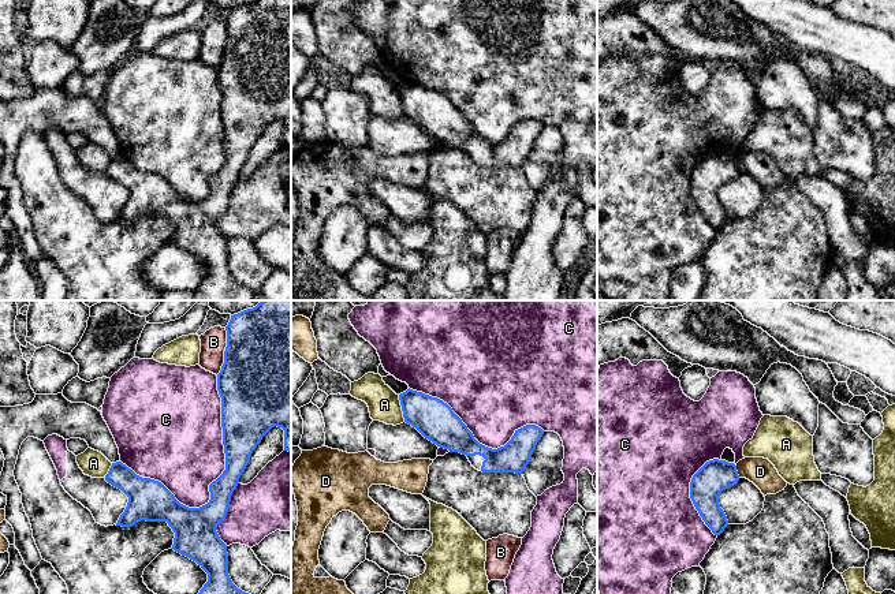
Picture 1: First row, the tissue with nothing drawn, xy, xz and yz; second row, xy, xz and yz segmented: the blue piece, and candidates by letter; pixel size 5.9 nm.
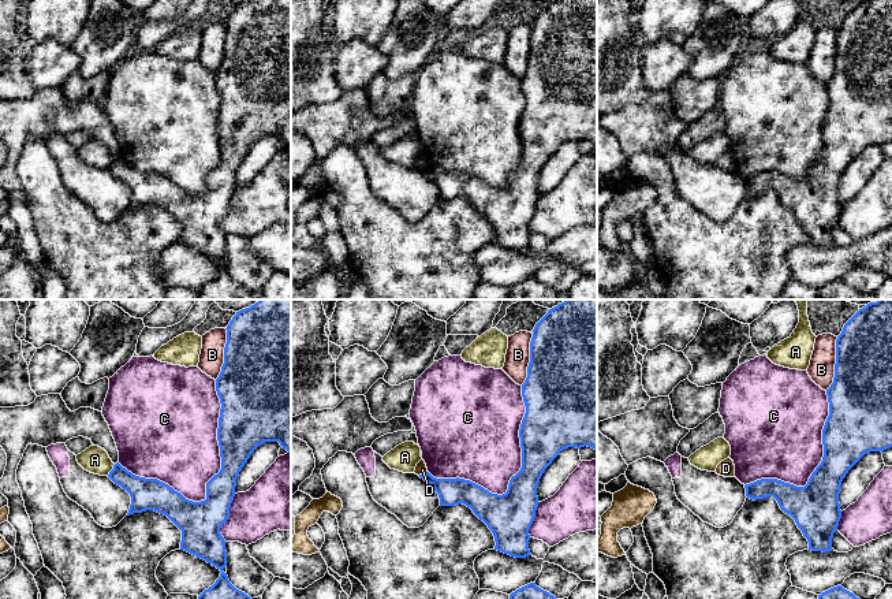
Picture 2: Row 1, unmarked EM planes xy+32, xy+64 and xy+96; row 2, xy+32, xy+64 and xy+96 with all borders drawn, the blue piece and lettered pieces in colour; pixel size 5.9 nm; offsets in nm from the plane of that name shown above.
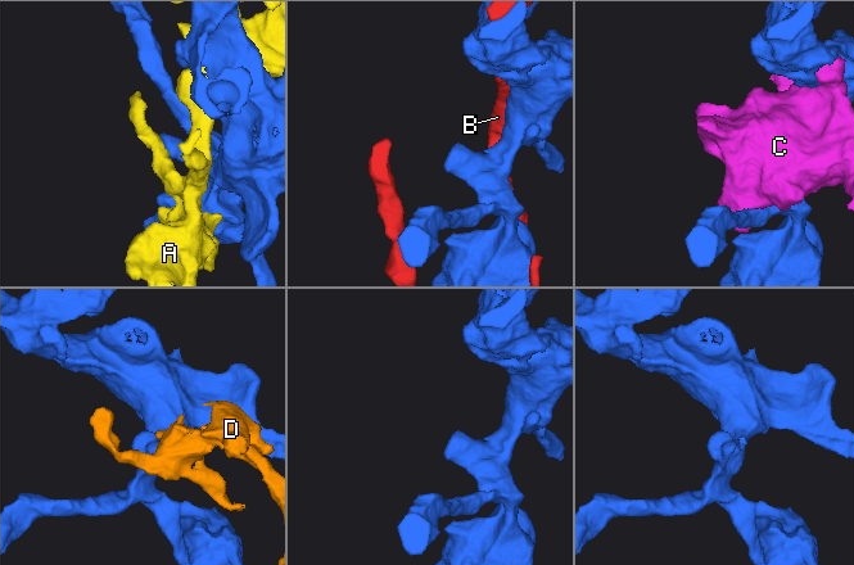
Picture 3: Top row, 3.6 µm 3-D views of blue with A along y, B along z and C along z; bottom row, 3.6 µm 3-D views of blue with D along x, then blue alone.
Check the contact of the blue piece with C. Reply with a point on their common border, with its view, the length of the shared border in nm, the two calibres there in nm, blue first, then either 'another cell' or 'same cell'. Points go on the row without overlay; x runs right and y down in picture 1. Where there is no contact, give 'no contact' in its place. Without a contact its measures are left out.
xy (224, 142) | 800 nm | 320/480 nm | another cell

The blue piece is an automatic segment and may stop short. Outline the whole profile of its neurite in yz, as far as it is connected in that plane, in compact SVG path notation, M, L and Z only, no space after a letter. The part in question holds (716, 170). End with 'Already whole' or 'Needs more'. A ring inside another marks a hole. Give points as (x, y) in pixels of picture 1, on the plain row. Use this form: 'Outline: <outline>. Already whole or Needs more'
Outline: M719 153L706 156L691 172L690 193L715 229L720 229L728 220L719 190L738 175L736 160Z. Already whole

